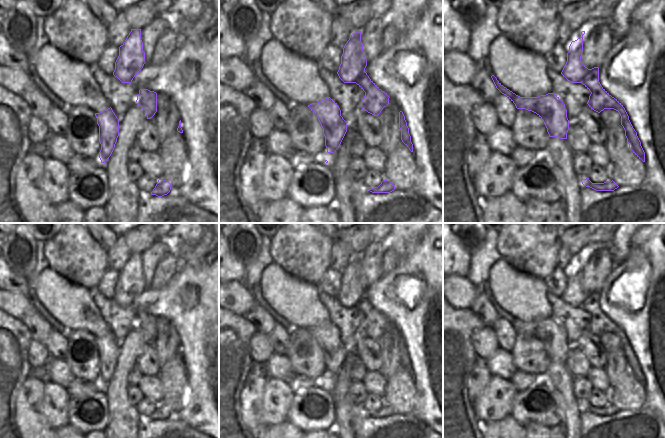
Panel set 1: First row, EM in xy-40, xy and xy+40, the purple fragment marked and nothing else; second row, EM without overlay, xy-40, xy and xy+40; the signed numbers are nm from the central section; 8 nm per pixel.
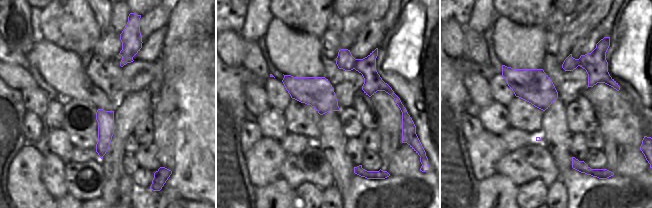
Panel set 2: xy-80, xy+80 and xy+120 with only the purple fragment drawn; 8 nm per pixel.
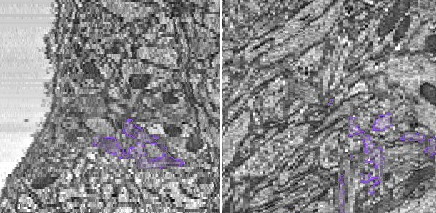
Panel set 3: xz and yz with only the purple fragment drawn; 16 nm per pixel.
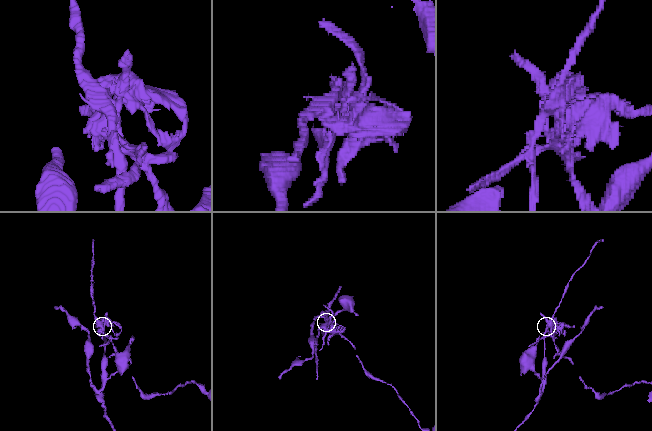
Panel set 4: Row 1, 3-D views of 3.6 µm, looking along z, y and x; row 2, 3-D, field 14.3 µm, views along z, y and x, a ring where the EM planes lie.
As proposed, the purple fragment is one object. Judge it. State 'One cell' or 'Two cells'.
Two cells

